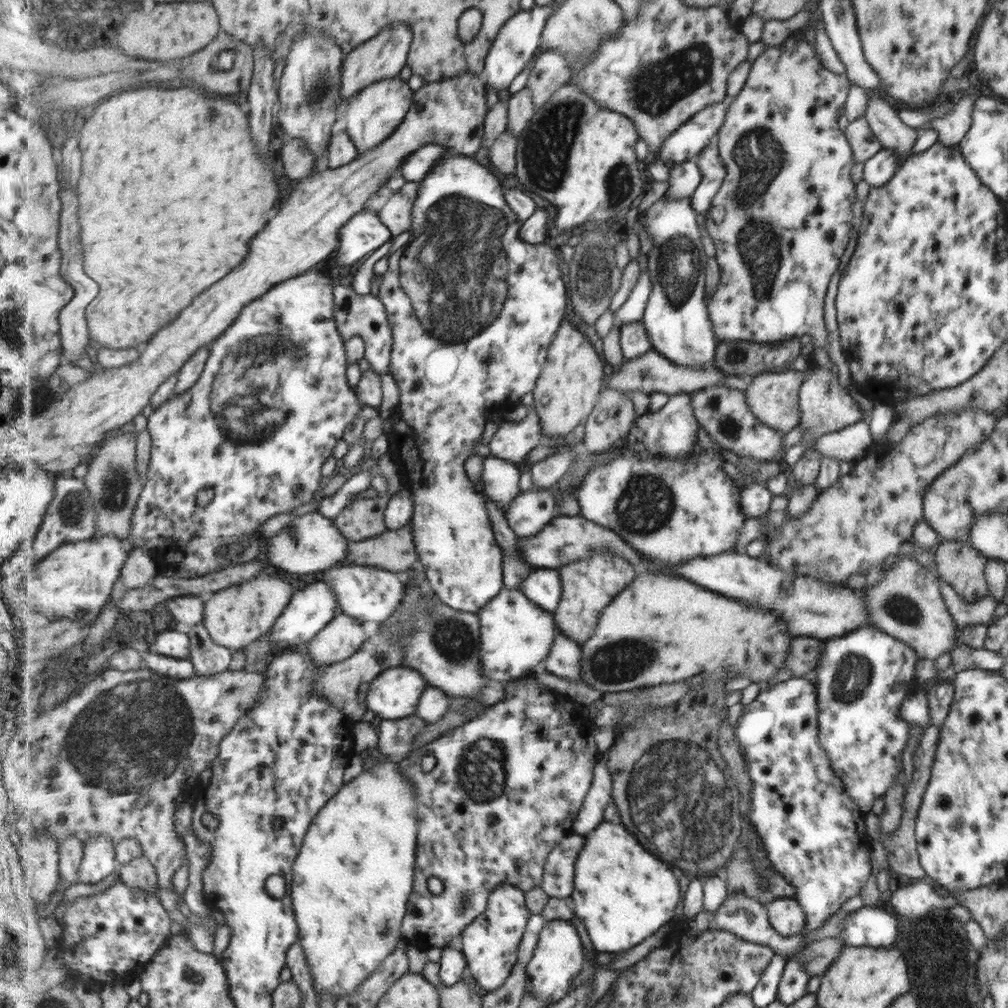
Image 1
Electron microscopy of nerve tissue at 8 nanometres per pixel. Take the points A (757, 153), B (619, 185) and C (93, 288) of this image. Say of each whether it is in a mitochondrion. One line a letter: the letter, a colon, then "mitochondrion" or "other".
A: mitochondrion
B: mitochondrion
C: other

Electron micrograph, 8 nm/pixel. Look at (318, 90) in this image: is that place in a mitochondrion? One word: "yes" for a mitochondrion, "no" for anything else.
yes

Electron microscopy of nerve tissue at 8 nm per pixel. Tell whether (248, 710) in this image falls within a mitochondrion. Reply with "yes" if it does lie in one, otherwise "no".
no

